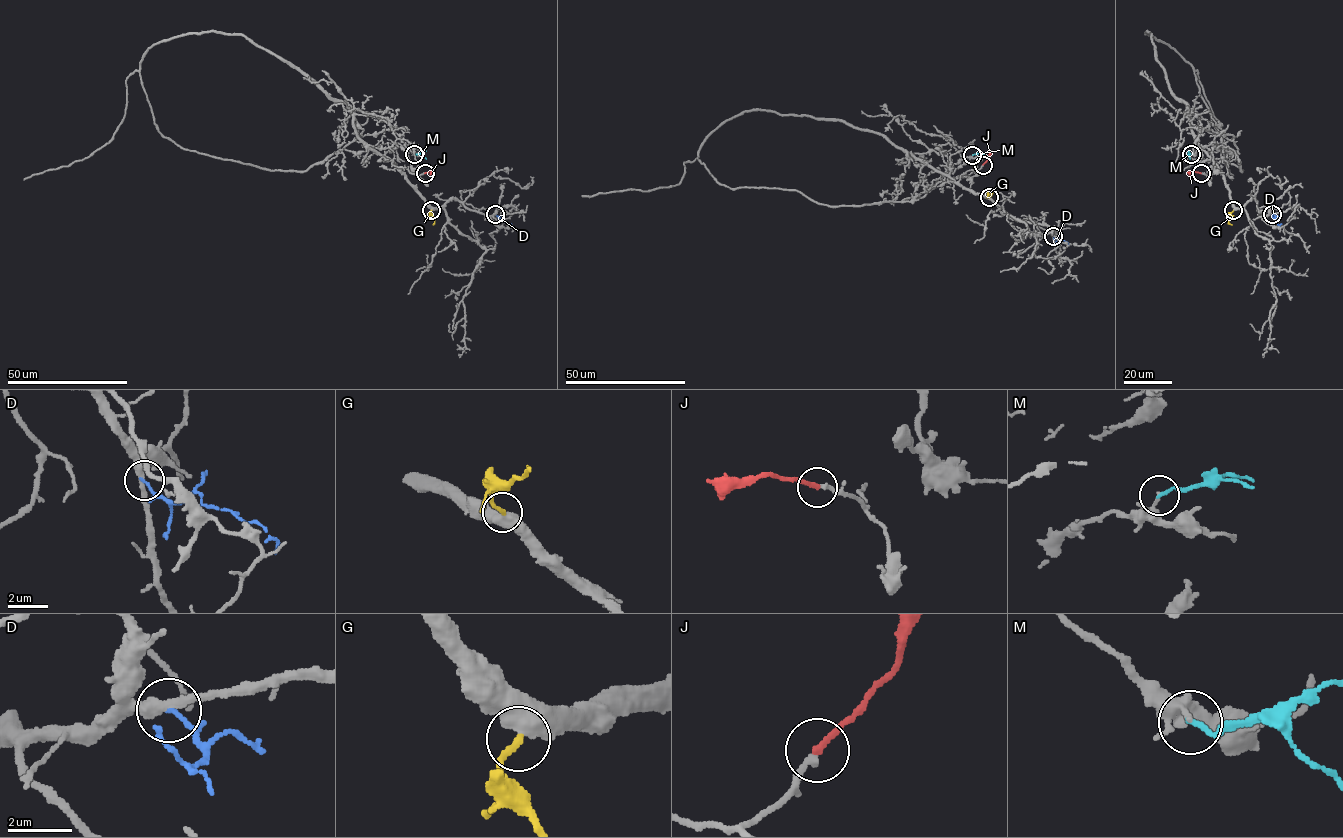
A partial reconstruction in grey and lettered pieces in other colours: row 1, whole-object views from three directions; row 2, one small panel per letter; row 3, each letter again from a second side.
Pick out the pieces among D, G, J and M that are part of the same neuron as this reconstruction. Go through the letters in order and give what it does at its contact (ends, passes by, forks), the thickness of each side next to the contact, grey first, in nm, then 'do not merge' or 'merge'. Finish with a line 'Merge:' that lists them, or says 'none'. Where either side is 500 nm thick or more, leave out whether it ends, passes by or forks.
D: it ends there; 340 nm thick on the grey side, 130 nm on the other; do not merge
G: 650 nm thick on the grey side, 200 nm on the other; merge
J: it ends there; 200 nm thick on the grey side, 200 nm on the other; merge
M: it ends there; 160 nm thick on the grey side, 140 nm on the other; do not merge
Merge: G, J

